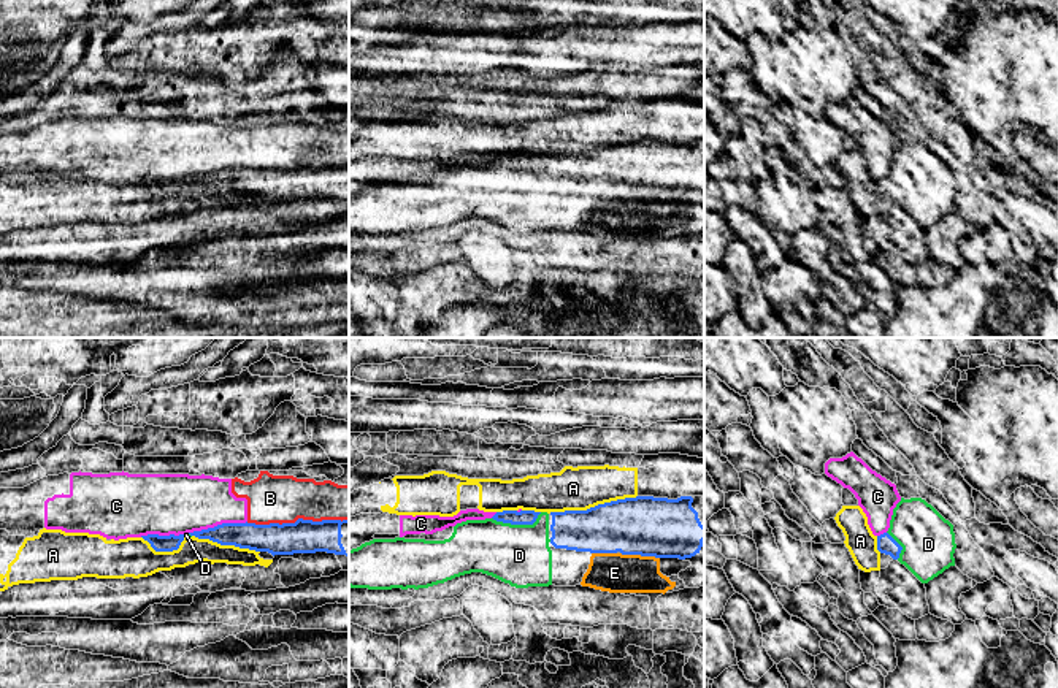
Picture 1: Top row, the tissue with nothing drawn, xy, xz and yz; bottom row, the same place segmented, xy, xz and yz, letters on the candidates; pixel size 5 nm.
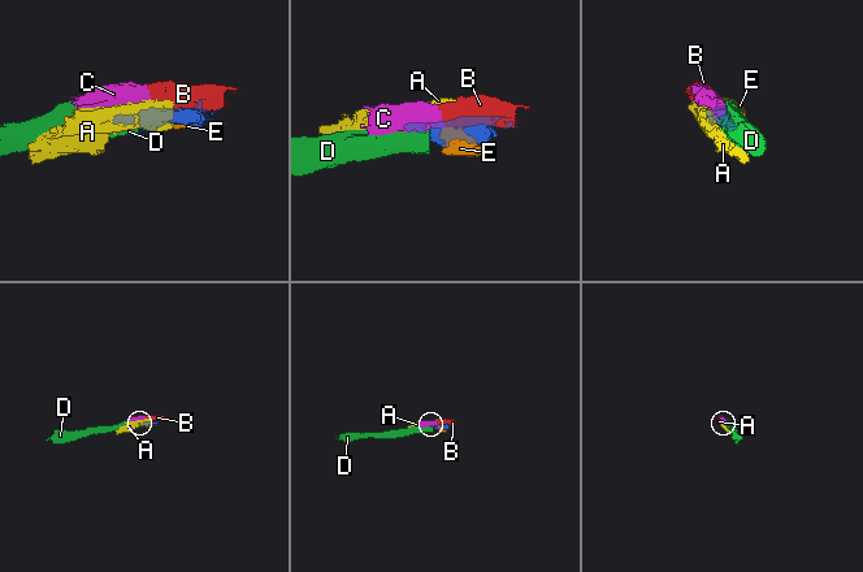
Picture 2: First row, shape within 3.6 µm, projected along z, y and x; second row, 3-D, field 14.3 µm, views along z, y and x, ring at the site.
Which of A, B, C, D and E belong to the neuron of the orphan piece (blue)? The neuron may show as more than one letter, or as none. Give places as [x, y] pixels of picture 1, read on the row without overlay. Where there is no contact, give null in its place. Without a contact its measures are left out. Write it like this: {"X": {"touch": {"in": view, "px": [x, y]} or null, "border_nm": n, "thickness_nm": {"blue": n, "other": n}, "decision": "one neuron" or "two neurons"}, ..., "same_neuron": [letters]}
{"A": {"touch": {"in": "xz", "px": [592, 152]}, "border_nm": 460, "thickness_nm": {"blue": 280, "other": 220}, "decision": "two neurons"}, "B": {"touch": {"in": "xy", "px": [298, 164]}, "border_nm": 500, "thickness_nm": {"blue": 180, "other": 240}, "decision": "two neurons"}, "C": {"touch": {"in": "xy", "px": [194, 176]}, "border_nm": 550, "thickness_nm": {"blue": 130, "other": 320}, "decision": "two neurons"}, "D": {"touch": {"in": "xz", "px": [517, 168]}, "border_nm": 260, "thickness_nm": {"blue": 80, "other": 300}, "decision": "one neuron"}, "E": {"touch": {"in": "xz", "px": [640, 198]}, "border_nm": 200, "thickness_nm": {"blue": 300, "other": 200}, "decision": "one neuron"}, "same_neuron": ["D", "E"]}

